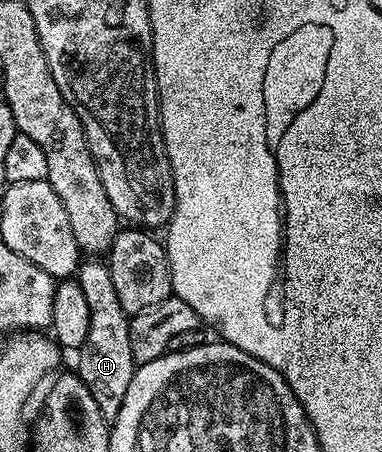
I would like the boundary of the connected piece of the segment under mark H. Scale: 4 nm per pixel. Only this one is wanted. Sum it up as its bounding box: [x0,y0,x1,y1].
[76,261,136,424]

